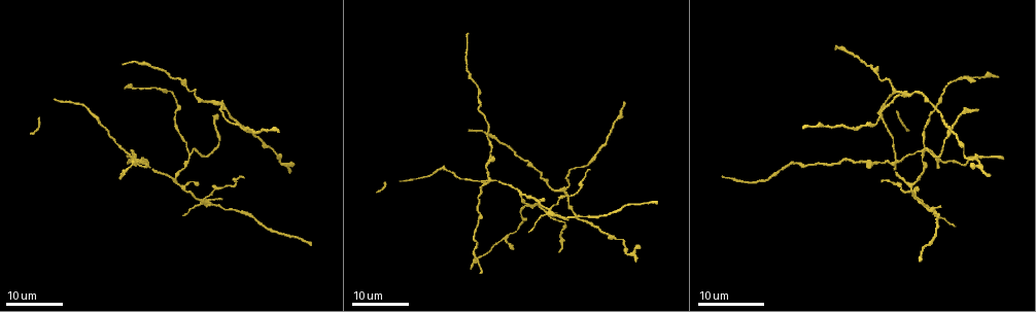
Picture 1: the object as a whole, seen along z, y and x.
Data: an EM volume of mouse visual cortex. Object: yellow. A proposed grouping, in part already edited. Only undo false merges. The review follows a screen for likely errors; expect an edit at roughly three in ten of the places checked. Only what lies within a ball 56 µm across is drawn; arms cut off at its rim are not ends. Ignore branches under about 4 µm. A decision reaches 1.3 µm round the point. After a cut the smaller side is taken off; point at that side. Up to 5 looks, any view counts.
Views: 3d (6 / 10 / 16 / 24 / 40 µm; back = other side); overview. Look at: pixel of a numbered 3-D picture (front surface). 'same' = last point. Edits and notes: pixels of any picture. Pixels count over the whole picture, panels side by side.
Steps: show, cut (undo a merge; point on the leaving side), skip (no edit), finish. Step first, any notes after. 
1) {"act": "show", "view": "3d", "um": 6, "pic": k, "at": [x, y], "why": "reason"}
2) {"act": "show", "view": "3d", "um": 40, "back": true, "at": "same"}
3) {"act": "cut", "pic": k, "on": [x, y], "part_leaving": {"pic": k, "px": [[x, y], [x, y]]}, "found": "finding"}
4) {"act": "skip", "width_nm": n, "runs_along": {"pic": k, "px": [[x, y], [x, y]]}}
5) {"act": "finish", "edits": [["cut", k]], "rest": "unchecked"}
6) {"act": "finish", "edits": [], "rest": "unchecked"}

{"act": "show", "view": "3d", "um": 24, "pic": 1, "at": [905, 94], "why": "a fork"}

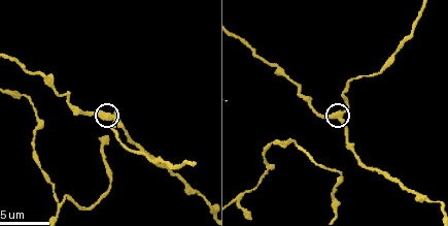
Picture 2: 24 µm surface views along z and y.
{"act": "show", "view": "3d", "um": 10, "pic": 2, "at": [342, 111]}

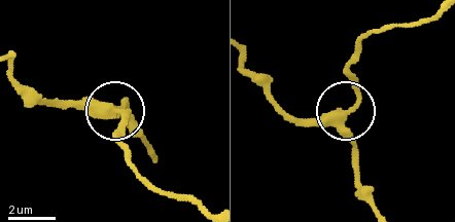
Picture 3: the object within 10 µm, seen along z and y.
{"act": "skip", "arms": 3, "found": "one neuron here"}

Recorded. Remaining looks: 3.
{"act": "show", "view": "3d", "um": 24, "pic": 1, "at": [929, 210], "why": "four-way junction"}

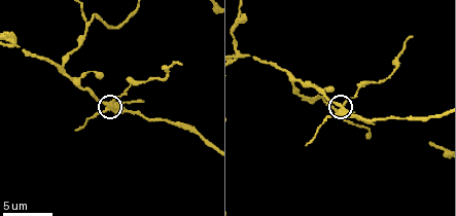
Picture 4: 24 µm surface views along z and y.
{"act": "show", "view": "3d", "um": 10, "pic": 4, "at": [110, 105]}

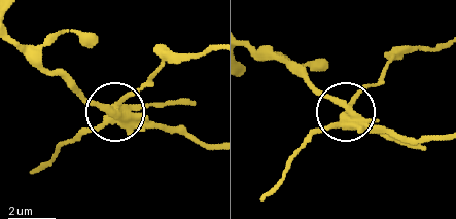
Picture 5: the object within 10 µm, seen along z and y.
{"act": "show", "view": "3d", "um": 6, "pic": 5, "at": [115, 107]}

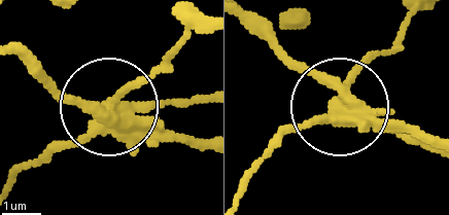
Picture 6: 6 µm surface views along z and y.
{"act": "cut", "pic": 6, "on": [69, 141], "side_arm_um": 13, "part_leaving": {"pic": 6, "px": [[122, 120], [115, 110], [126, 94], [204, 22]]}, "found": "two neurons meet here"}

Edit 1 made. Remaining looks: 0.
{"act": "finish", "edits": [["cut", 6]], "rest": "unchecked"}

